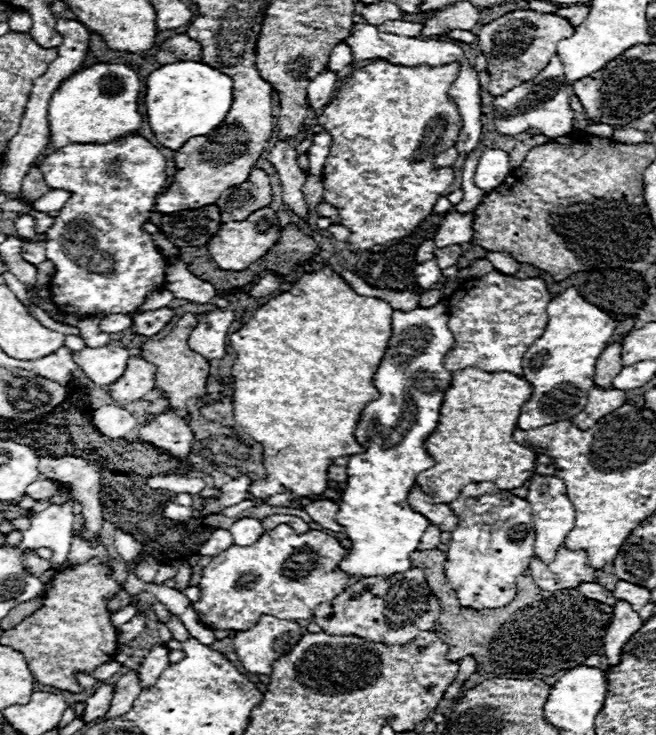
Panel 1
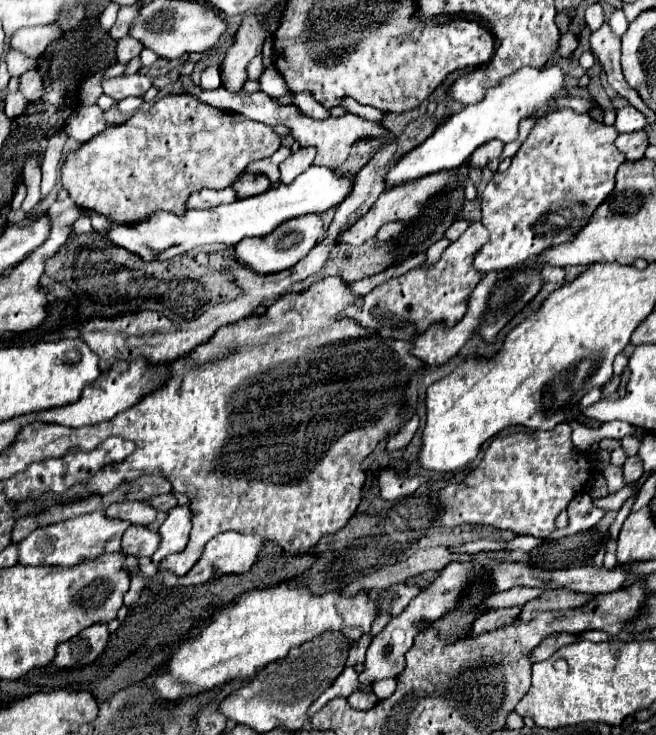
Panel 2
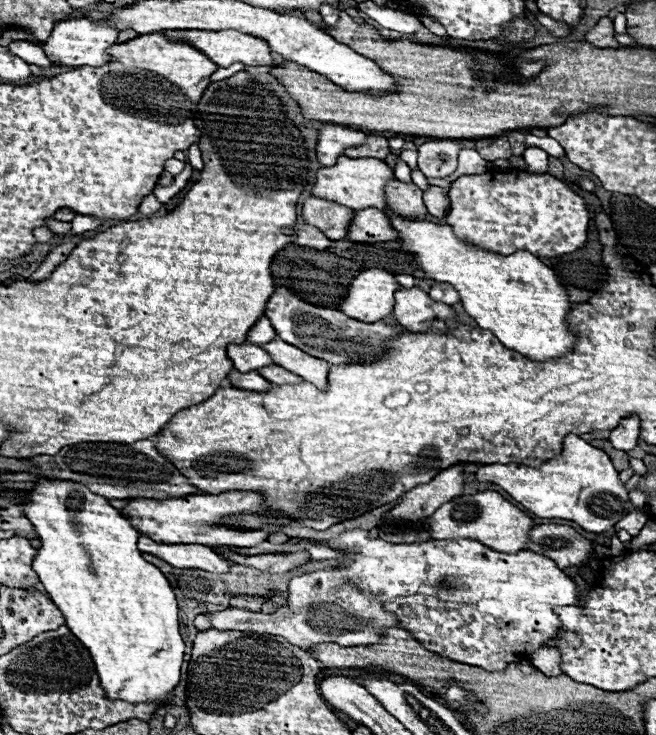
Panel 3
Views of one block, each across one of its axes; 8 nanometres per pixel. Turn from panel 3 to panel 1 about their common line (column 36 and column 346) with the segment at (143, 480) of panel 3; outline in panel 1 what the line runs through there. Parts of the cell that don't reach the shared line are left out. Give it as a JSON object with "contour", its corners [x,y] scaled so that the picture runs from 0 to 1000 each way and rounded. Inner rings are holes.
{"contour":[[[534,620],[515,623],[515,626],[500,637],[503,653],[509,653],[509,656],[527,656],[527,631],[530,631],[530,626],[534,626]]]}

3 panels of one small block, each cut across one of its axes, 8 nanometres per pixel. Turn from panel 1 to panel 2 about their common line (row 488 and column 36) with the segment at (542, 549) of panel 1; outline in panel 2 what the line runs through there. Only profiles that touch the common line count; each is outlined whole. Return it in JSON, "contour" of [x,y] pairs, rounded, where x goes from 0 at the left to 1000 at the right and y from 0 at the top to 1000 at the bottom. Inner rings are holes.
{"contour":[[[152,697],[116,702],[88,713],[55,718],[46,729],[27,737],[27,767],[34,770],[116,770],[131,762],[146,762],[162,751],[183,748],[186,727],[198,713],[168,707]]]}

